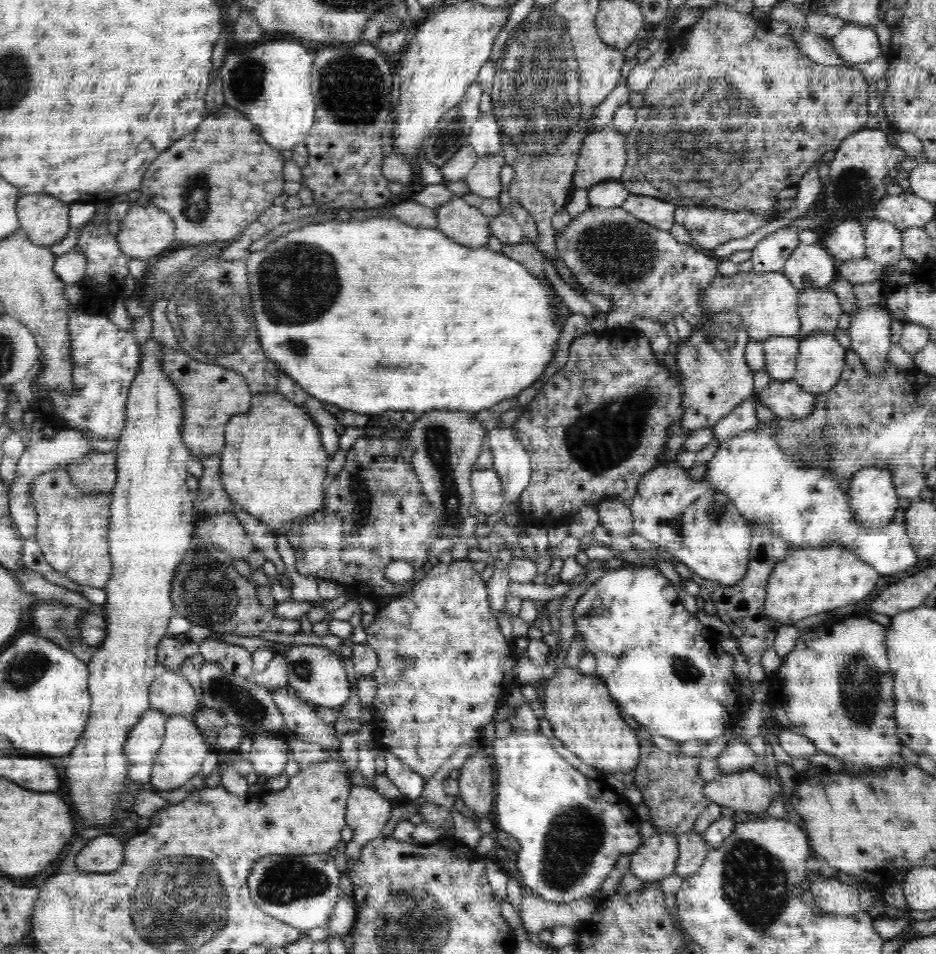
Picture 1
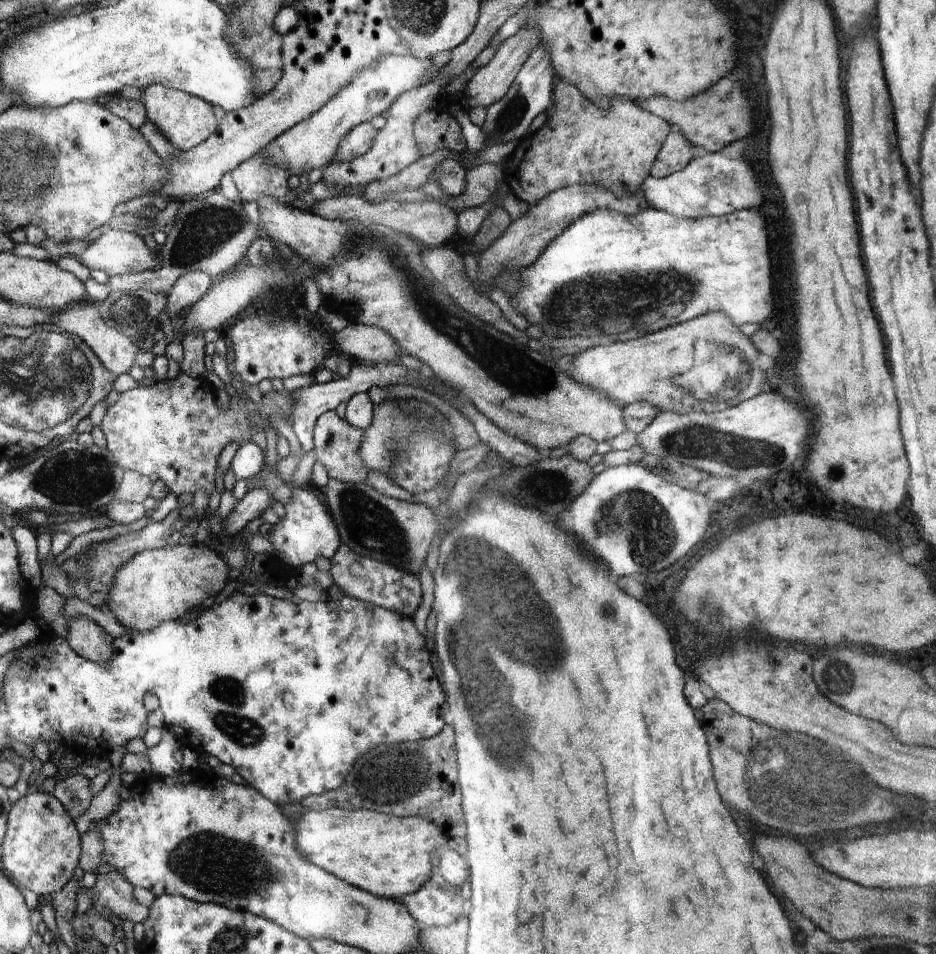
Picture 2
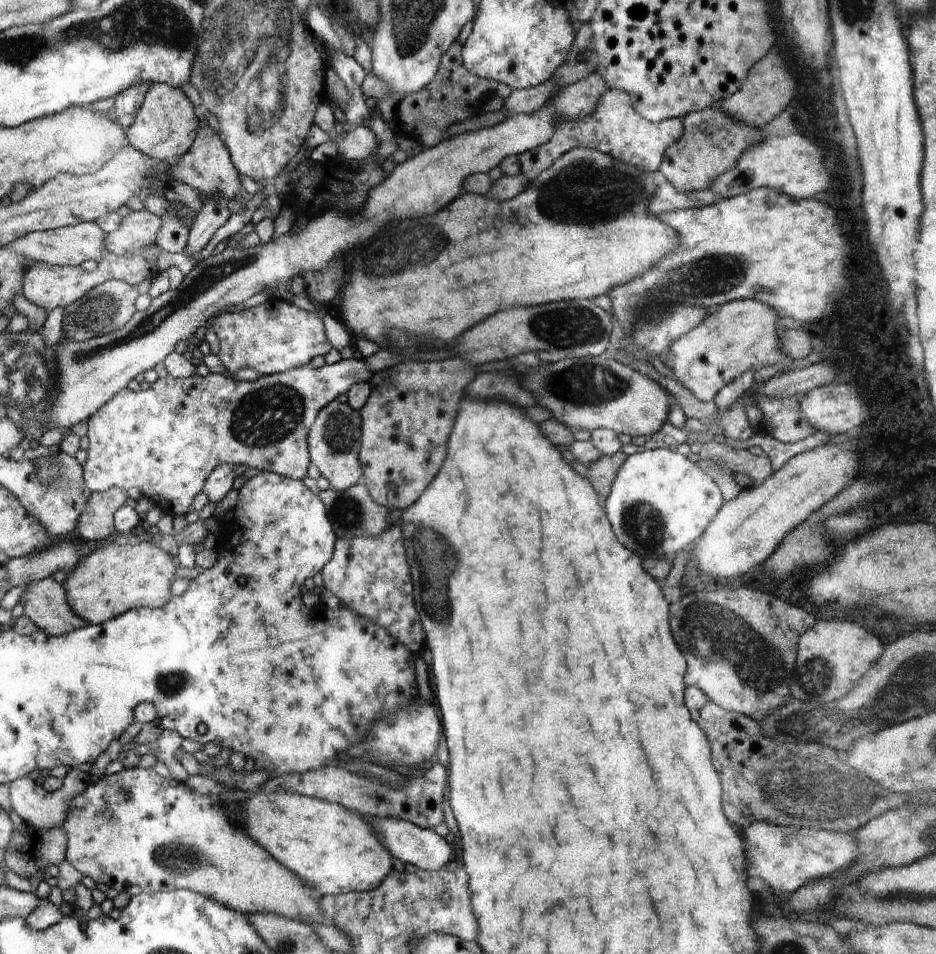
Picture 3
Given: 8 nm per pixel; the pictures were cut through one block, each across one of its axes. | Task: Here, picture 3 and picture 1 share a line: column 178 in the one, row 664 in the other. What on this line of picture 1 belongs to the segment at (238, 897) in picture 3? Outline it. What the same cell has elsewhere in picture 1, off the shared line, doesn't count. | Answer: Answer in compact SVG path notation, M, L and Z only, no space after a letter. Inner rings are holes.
M868 615L842 618L834 625L815 631L803 629L794 650L782 657L776 670L776 682L782 684L780 702L773 705L778 725L798 736L801 742L810 740L818 753L830 755L847 767L842 773L849 776L872 776L884 772L888 766L900 763L904 747L896 736L894 681L887 657L887 627L872 621Z

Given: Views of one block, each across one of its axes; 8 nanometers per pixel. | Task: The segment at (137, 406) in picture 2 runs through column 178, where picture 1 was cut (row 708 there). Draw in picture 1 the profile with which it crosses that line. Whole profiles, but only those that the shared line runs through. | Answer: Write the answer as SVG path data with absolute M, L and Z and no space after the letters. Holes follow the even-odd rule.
M466 559L453 560L450 564L438 563L429 572L425 572L424 578L414 586L410 593L401 597L393 598L386 606L375 613L373 623L365 628L368 634L366 644L372 650L373 656L378 659L378 668L373 672L372 677L377 682L376 694L373 700L373 707L376 711L374 721L377 730L380 731L382 747L395 756L398 756L402 763L410 767L414 772L424 777L426 783L440 770L442 764L452 758L462 744L470 742L481 735L486 726L493 720L496 705L499 704L500 696L508 690L508 686L515 686L517 679L514 677L514 665L517 655L513 646L508 644L500 631L496 617L491 614L489 608L487 583L482 580L480 573L474 568L474 561Z

